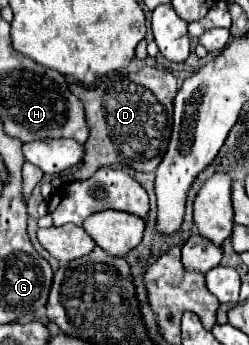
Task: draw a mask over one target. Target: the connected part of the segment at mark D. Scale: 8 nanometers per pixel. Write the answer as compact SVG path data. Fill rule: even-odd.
M144 66L130 74L126 74L126 70L108 74L92 88L72 82L70 90L84 104L90 136L84 144L88 154L84 154L82 168L70 176L62 176L64 182L72 178L84 180L102 166L120 166L138 172L154 172L158 168L172 134L172 100L178 90L172 72Z

